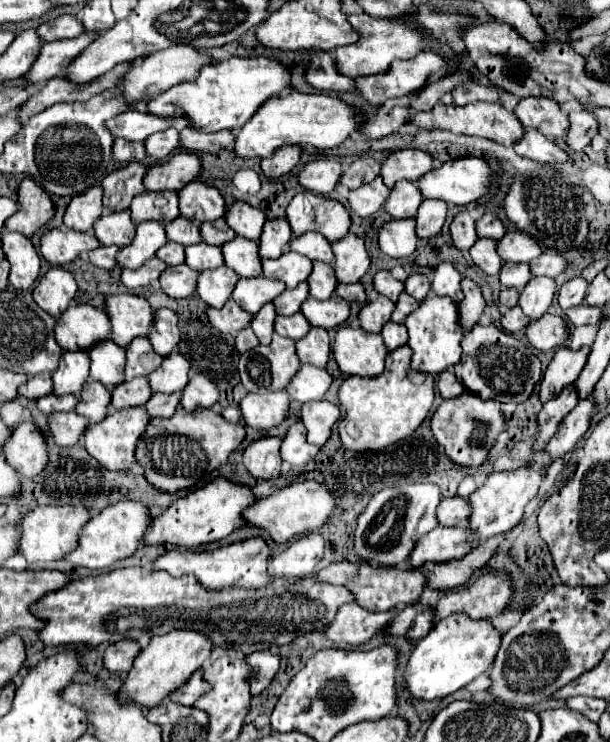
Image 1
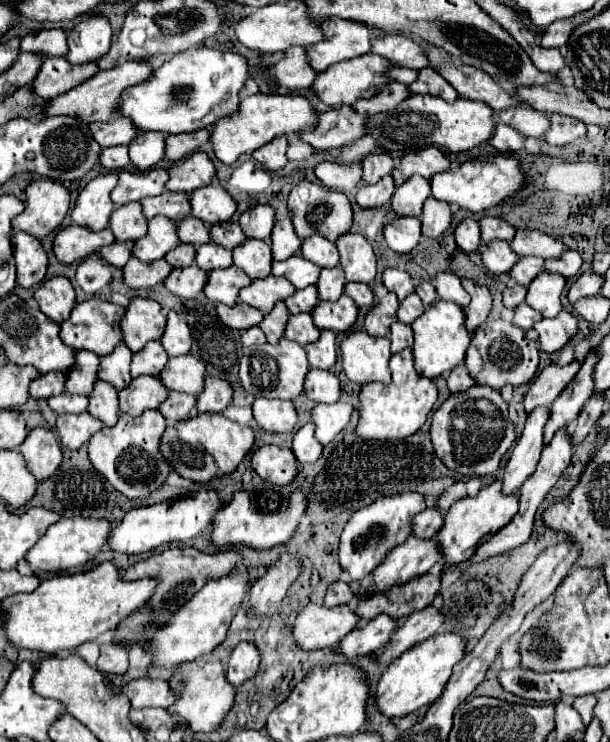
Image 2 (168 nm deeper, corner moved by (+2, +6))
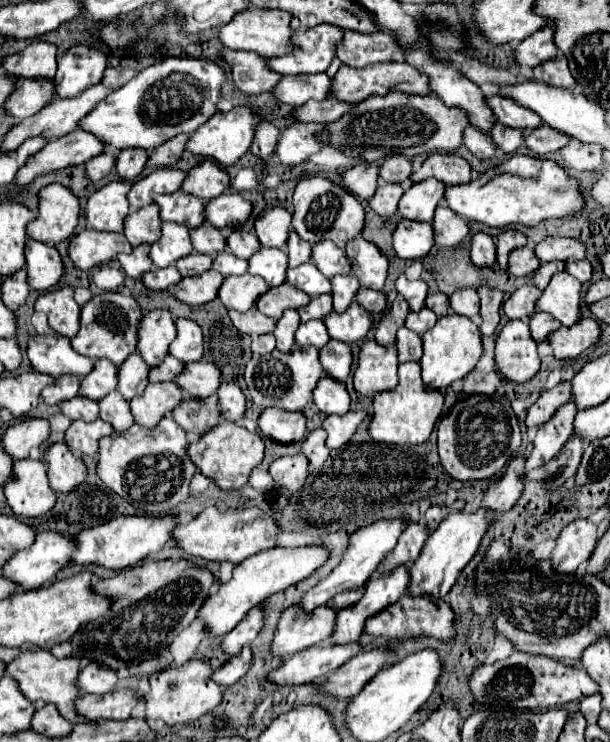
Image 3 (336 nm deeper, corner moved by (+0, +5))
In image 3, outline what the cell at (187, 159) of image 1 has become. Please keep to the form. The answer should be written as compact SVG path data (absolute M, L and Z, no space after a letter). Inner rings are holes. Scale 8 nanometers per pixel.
M203 160L187 172L181 192L193 194L201 200L211 200L229 188L229 174L213 160Z

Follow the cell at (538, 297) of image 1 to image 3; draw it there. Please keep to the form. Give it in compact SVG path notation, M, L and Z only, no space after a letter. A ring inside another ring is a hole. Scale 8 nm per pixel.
M557 272L551 278L551 284L543 290L543 296L537 300L537 310L549 312L563 326L571 326L581 318L581 284L571 278L567 272Z

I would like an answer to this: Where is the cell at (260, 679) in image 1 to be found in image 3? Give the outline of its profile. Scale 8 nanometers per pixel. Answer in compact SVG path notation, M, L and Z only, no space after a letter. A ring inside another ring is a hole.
M249 646L243 648L243 652L239 652L239 656L233 656L229 662L225 662L221 668L217 668L213 672L213 680L217 684L221 684L223 688L239 682L251 668L251 658L253 658L251 648Z

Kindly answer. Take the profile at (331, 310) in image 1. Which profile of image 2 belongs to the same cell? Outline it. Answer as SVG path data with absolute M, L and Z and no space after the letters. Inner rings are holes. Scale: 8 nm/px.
M343 295L337 303L325 303L321 301L315 309L313 309L313 321L319 329L329 329L335 333L345 333L351 331L351 327L357 321L357 305Z

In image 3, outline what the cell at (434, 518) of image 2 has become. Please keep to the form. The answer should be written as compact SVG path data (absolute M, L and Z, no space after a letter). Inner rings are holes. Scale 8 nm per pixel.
M411 522L405 528L405 532L399 536L399 542L397 542L395 550L379 566L379 574L389 572L389 570L393 570L399 564L415 562L427 538L429 538L429 528L425 524L421 524L421 522Z

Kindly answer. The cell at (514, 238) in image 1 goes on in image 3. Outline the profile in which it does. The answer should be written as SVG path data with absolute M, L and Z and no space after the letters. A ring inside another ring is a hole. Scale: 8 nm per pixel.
M547 236L533 250L541 262L585 258L585 246L581 242L577 242L573 238L565 238L565 236Z

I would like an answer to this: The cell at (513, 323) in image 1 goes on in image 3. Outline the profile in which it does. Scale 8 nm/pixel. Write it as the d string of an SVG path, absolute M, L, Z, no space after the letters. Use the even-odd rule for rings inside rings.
M535 312L535 316L531 316L531 320L529 320L531 336L533 336L533 340L537 340L537 342L545 340L547 334L553 332L553 330L557 330L559 326L561 326L559 320L555 320L555 318L553 318L551 314L547 314L547 312Z

